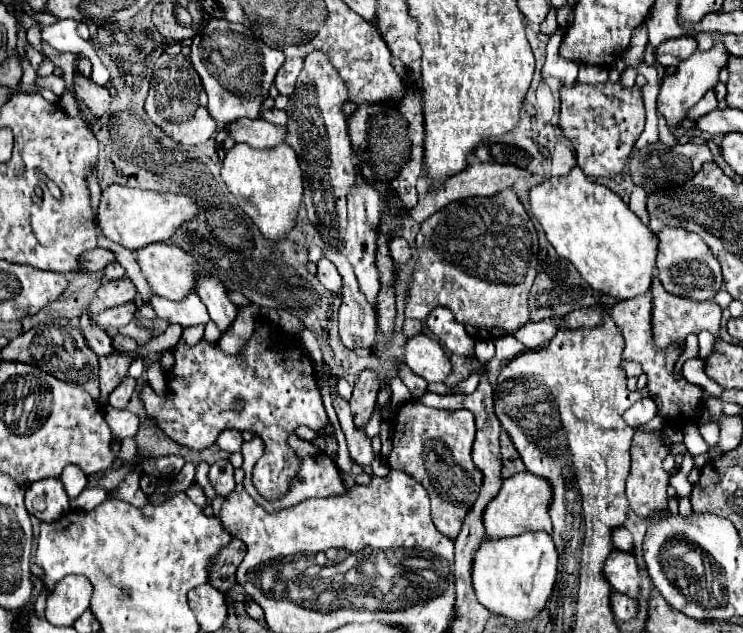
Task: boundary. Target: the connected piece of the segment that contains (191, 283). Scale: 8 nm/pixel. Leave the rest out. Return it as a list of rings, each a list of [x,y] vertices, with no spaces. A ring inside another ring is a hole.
[[[169,242],[139,248],[137,264],[149,288],[169,300],[183,300],[195,288],[195,274],[205,272],[187,252]]]

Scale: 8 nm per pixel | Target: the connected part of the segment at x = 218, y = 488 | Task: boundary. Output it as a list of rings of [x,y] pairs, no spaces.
[[[217,460],[211,470],[209,470],[209,480],[215,488],[215,492],[219,496],[227,496],[233,492],[235,488],[235,480],[233,480],[233,466],[229,460]]]

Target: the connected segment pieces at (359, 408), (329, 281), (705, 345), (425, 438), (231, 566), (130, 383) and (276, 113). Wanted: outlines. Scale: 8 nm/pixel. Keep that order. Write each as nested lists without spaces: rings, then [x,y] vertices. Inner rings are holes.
[[[369,370],[361,372],[361,376],[357,378],[353,396],[349,400],[353,422],[355,422],[355,428],[359,428],[359,430],[363,430],[367,426],[369,418],[373,416],[373,410],[377,406],[377,402],[375,402],[377,388],[379,388],[377,374],[369,372]]]
[[[321,258],[317,262],[317,278],[327,290],[331,290],[331,292],[341,290],[341,276],[339,276],[339,272],[335,272],[335,266],[331,262],[327,262],[327,258]]]
[[[701,331],[697,336],[699,342],[699,357],[705,360],[713,352],[713,346],[717,338],[707,331]]]
[[[410,400],[399,418],[395,418],[393,450],[387,458],[391,470],[413,476],[431,498],[431,518],[437,530],[449,538],[459,534],[467,510],[473,506],[481,474],[471,462],[471,442],[475,438],[475,420],[469,410],[437,410]]]
[[[231,540],[223,550],[217,552],[215,562],[211,564],[209,584],[219,588],[221,592],[227,592],[231,586],[235,586],[235,566],[241,560],[243,560],[243,542]]]
[[[129,376],[123,378],[121,384],[109,394],[109,404],[115,406],[115,408],[125,408],[129,398],[131,398],[131,394],[133,394],[133,390],[135,390],[135,386],[137,386],[135,378],[129,378]]]
[[[271,108],[271,110],[263,110],[261,112],[261,118],[267,120],[267,122],[273,122],[273,124],[279,124],[279,126],[285,126],[287,124],[287,114],[279,108]]]

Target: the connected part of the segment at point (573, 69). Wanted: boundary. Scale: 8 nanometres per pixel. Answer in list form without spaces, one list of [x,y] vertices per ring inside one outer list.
[[[555,32],[547,44],[547,58],[545,58],[545,64],[543,64],[543,76],[549,78],[559,78],[563,80],[565,84],[575,84],[575,78],[577,78],[577,70],[579,66],[567,58],[563,58],[559,54],[559,42],[563,40],[563,36],[559,36],[559,32]]]

